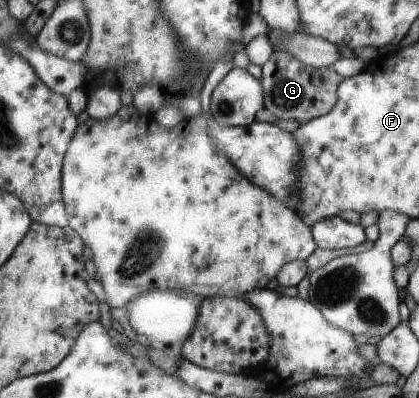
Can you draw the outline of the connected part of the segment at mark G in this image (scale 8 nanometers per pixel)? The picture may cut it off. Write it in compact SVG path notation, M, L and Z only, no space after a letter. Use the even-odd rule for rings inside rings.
M273 50L261 66L261 71L265 109L271 113L272 118L293 119L299 124L331 111L337 102L337 89L344 81L344 76L339 75L331 66L314 68L283 50Z

